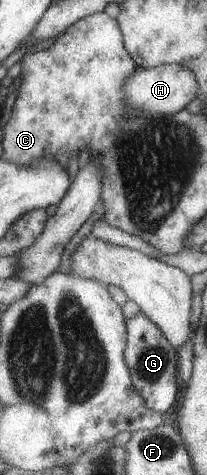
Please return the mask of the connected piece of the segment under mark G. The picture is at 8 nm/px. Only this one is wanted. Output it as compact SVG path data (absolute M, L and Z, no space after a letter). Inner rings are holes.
M140 312L133 318L125 320L126 344L123 352L123 361L127 366L130 382L133 384L135 391L143 398L143 403L147 406L147 409L162 415L170 410L169 408L171 408L175 400L175 394L177 394L177 380L175 380L175 374L179 367L177 364L177 350L171 347L171 344L163 337L159 328Z

